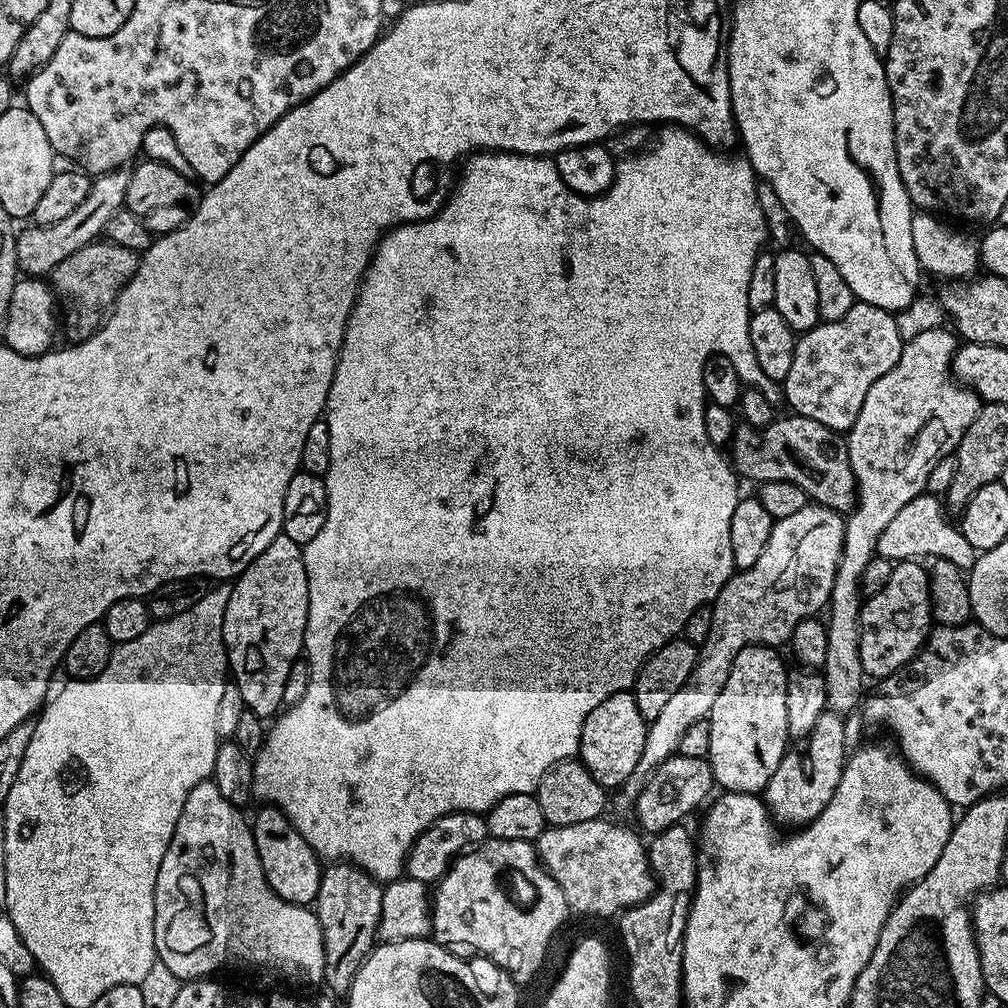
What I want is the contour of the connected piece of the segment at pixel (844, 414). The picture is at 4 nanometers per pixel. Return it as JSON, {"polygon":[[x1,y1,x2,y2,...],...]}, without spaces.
{"polygon":[[854,303,843,318,823,321,810,331,799,333,790,374,782,381,783,403,788,403,795,415,812,418,834,432,847,434,854,426,854,418,858,418,858,410,862,410,862,402,866,402,870,386,898,362,905,343,899,336,893,313,878,306]]}

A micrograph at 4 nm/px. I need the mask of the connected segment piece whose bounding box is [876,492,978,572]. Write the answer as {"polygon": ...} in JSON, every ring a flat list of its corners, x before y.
{"polygon":[[929,492,920,493,902,506,897,516,893,517,893,521,882,530,876,543,877,555,893,562,920,560,924,558,922,556,928,556,927,558,953,562,954,566,958,566,963,572,971,571,976,564,978,553,960,530,947,521,945,513,947,514,945,505,937,495]]}

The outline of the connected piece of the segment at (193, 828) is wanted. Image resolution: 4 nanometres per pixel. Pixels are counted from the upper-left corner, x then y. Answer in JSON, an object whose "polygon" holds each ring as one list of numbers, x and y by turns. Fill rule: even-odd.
{"polygon":[[211,778,200,780,192,789,185,791,182,796,178,822,174,826,174,834,166,854,162,858,162,866,158,870,158,882,154,890,154,942,156,943,156,955,167,969,176,975,182,982,190,980,203,980,215,977,216,972,223,970,227,964,249,964,252,968,261,968,264,972,277,972,284,980,296,980,300,984,320,984,324,978,324,939,320,923,315,911,311,907,302,904,286,902,266,882,266,874,262,870,262,862,258,858,258,850,254,842,252,825,246,819,240,817,241,809,235,804,226,802,218,786]]}

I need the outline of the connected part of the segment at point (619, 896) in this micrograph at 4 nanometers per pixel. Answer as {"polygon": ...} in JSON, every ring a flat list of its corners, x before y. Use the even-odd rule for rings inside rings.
{"polygon":[[600,817,585,822,574,822,569,826,551,825,535,841,537,856,541,863,558,882,569,909,573,913,588,916,615,917,625,910,644,903,656,890,656,880,648,863,647,847,630,830]]}

